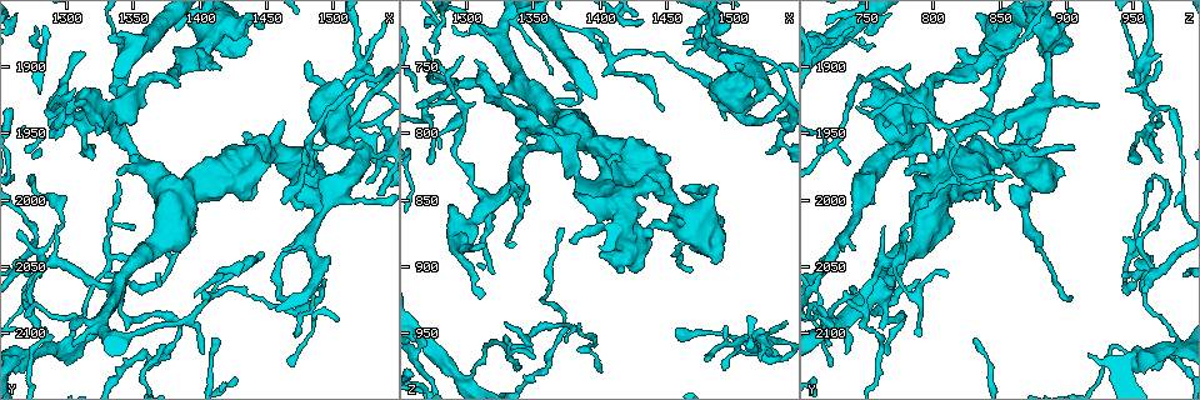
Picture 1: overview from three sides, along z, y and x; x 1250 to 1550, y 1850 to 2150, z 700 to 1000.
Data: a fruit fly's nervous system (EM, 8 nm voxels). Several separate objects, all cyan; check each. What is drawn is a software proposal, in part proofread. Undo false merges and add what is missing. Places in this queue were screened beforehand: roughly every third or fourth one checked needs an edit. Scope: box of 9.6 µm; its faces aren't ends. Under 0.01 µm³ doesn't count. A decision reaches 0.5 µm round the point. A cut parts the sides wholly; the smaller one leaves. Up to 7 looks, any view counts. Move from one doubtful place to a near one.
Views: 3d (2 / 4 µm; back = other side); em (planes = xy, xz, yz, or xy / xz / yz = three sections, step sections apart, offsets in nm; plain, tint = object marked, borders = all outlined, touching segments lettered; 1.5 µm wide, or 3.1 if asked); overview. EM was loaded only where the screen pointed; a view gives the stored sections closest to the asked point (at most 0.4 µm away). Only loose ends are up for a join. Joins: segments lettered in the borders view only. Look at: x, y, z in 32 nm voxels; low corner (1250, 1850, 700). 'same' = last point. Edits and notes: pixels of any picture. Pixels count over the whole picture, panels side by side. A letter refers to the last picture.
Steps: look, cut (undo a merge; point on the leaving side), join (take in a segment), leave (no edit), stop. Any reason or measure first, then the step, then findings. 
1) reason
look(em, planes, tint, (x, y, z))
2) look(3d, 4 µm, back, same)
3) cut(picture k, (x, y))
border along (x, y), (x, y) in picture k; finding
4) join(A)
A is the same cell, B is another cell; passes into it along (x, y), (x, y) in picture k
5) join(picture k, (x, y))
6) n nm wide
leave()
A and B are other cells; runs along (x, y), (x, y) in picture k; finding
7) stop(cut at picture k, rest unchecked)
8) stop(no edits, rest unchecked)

branch stops here
look(3d, 4 µm, (1430, 1890, 900))

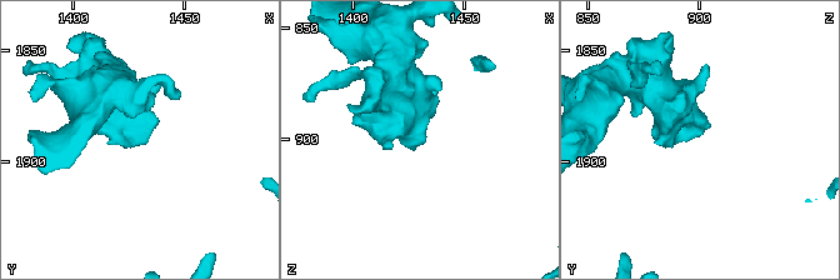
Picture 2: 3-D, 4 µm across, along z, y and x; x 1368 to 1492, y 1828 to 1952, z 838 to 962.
look(em, planes, borders, (1431, 1888, 898))

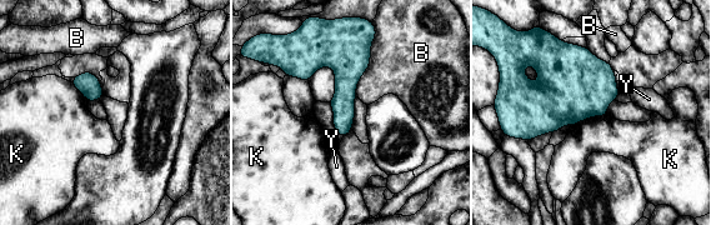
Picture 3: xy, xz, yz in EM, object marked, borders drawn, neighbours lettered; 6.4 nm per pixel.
B touches over 440 nm
leave()
B, K and Y are other cells; none of them fits

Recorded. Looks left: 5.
branch stops here
look(em, yz, step 4, borders, (1496, 1932, 978))

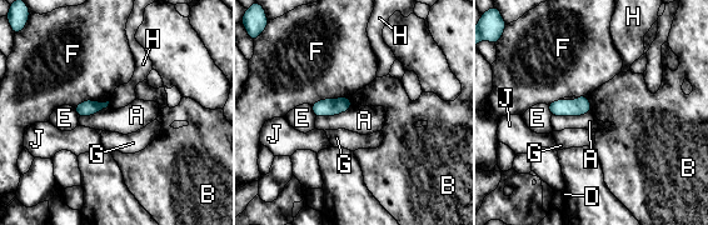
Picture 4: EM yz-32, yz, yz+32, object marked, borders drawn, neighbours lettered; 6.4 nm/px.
look(em, planes, borders, same)

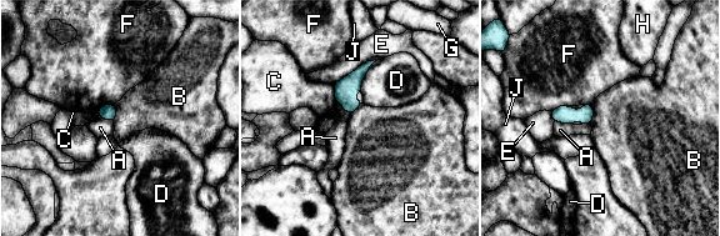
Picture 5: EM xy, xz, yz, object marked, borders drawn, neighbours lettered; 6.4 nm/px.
100 nm wide; E touches over 320 nm
leave()
A, B, C, D, E, F, G, H and J are other cells; no lettered segment goes on from it

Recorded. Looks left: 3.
branch stops here
look(em, planes, borders, (1382, 1916, 806))

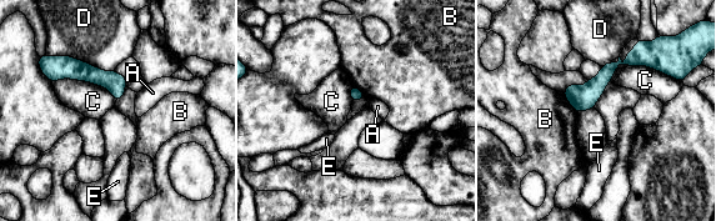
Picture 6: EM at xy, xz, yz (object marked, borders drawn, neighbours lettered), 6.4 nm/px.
C touches over 420 nm
leave()
A, B, C, D and E are other cells; border along (53, 81), (86, 80), (115, 101) in picture 6; no lettered segment goes on from it

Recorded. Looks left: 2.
stop(no edits, rest unchecked)

